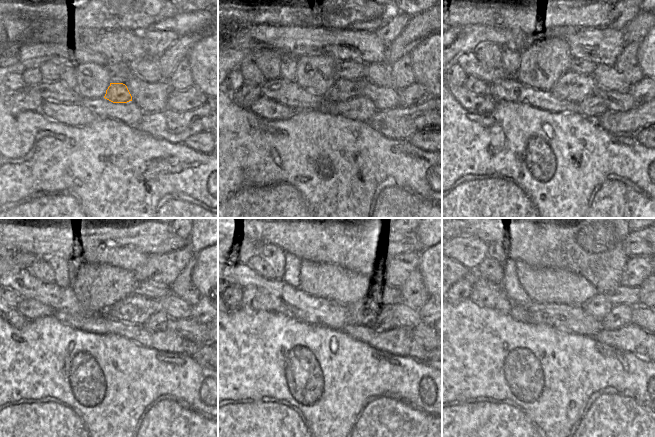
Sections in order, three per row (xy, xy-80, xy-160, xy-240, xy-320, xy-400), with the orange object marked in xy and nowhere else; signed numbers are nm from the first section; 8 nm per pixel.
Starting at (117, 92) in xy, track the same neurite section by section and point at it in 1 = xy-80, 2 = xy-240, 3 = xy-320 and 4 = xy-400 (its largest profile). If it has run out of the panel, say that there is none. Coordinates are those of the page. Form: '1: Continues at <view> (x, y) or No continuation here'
1: Continues at xy-80 (343, 89)
2: Continues at xy-240 (136, 309)
3: Continues at xy-320 (362, 311)
4: Continues at xy-400 (598, 306)

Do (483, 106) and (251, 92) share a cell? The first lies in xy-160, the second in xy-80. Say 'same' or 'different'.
different

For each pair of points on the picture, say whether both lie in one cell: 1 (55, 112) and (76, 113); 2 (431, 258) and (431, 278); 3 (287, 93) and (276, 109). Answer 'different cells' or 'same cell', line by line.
1: same cell
2: same cell
3: different cells

